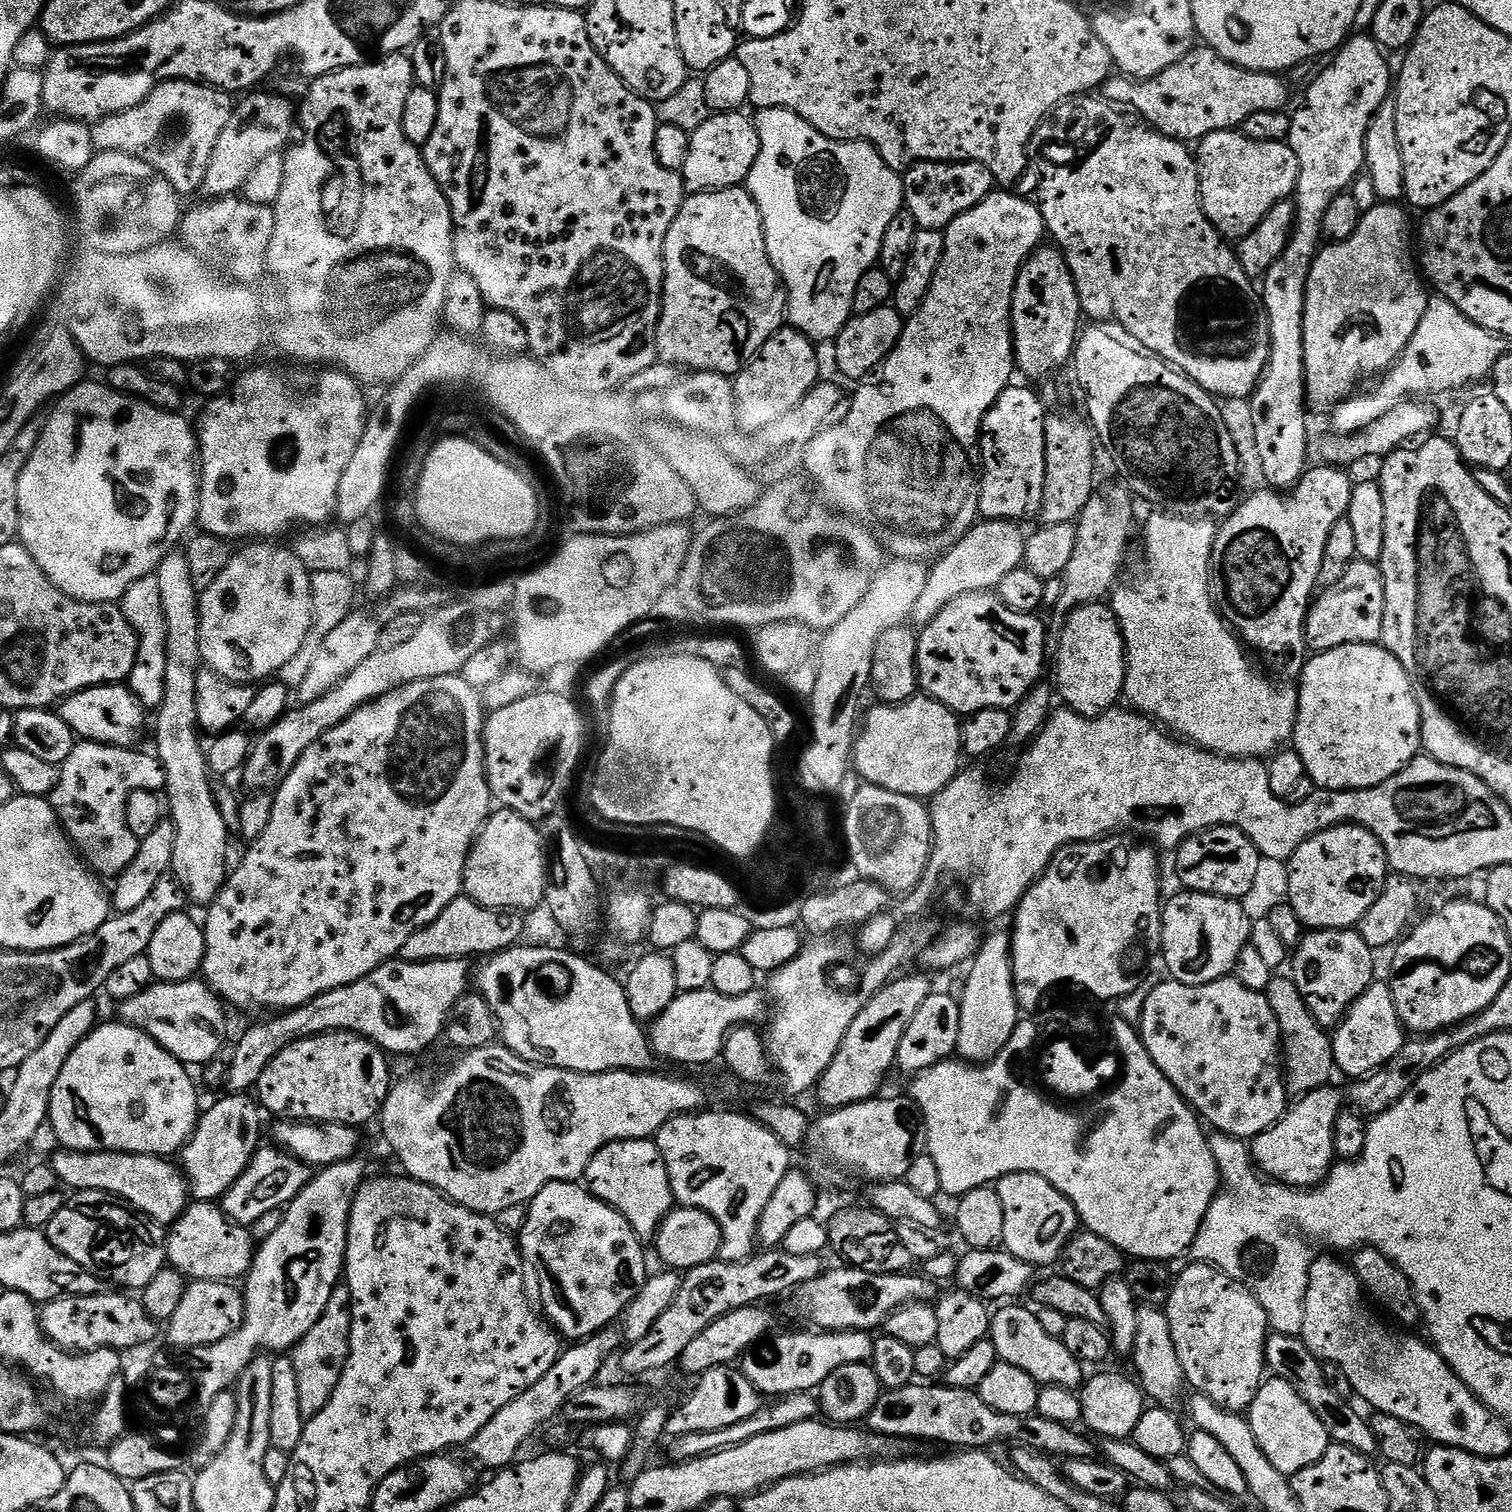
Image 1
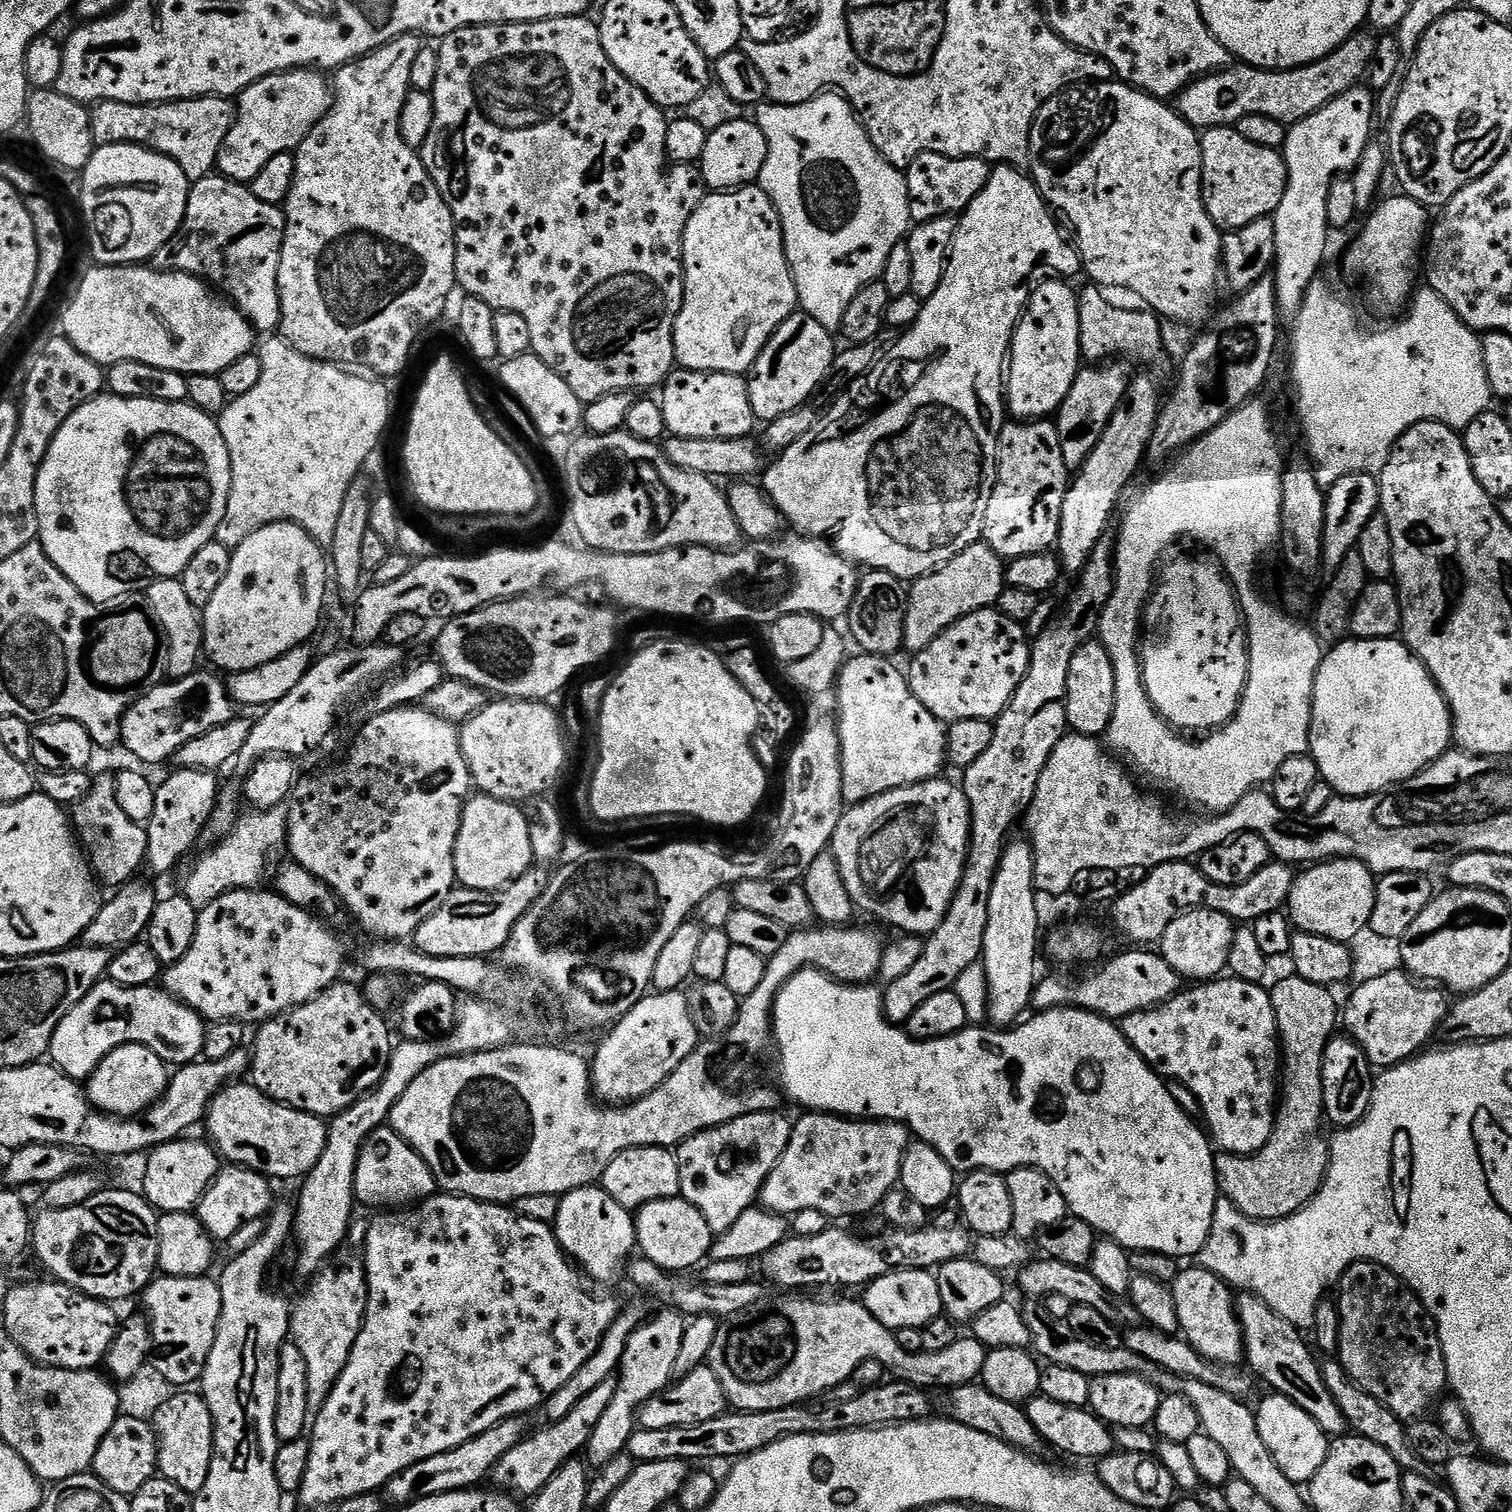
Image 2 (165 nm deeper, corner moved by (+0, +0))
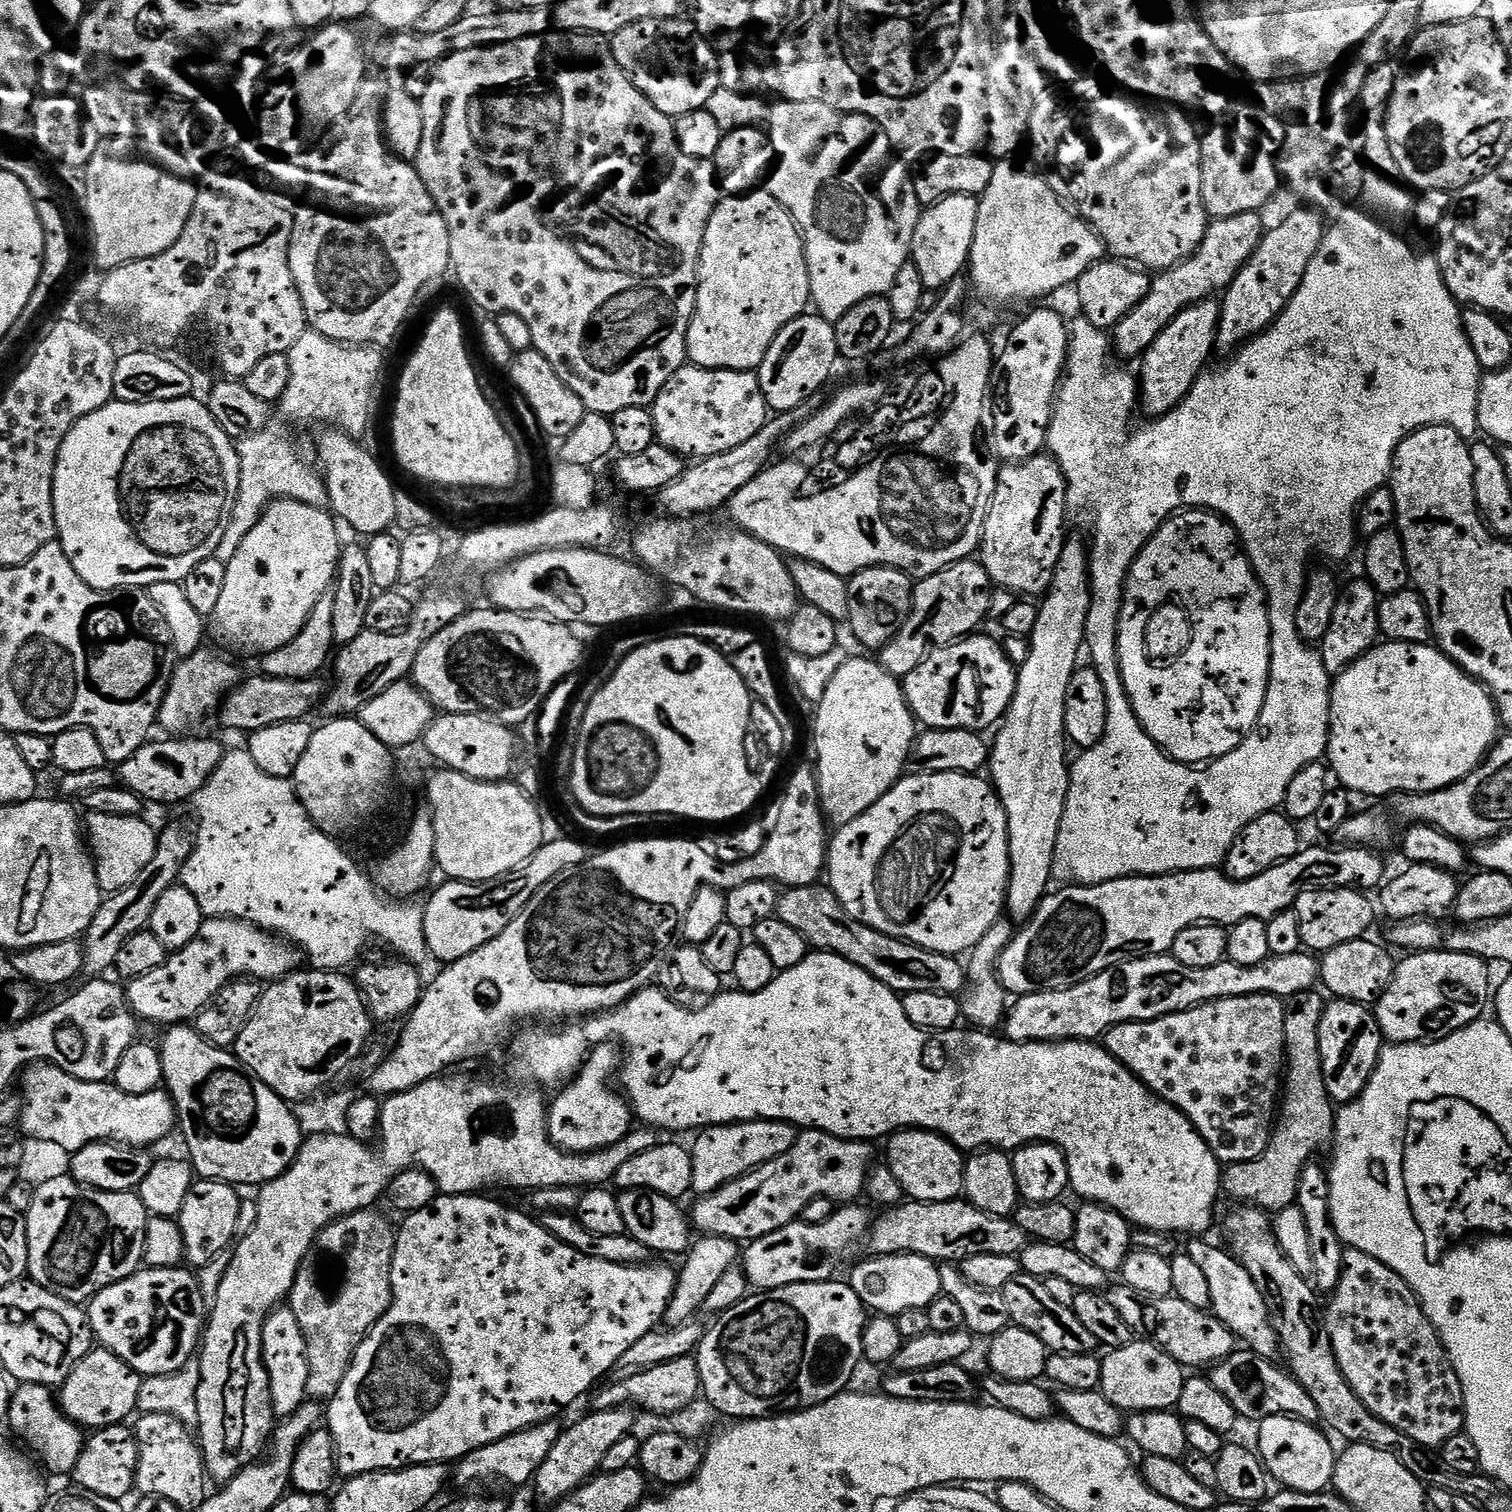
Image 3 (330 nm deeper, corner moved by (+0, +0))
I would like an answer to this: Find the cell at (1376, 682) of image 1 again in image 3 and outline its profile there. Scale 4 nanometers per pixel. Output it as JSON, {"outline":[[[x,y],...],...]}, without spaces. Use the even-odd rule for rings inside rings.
{"outline":[[[1397,640],[1377,643],[1375,648],[1370,649],[1365,656],[1358,658],[1349,668],[1331,681],[1328,694],[1328,701],[1326,701],[1328,710],[1326,763],[1331,775],[1335,779],[1336,776],[1340,779],[1337,780],[1339,787],[1352,794],[1361,792],[1364,796],[1392,796],[1395,792],[1400,792],[1399,794],[1423,794],[1449,788],[1451,784],[1458,783],[1462,778],[1469,776],[1475,768],[1480,767],[1485,756],[1492,751],[1492,745],[1496,743],[1498,733],[1502,728],[1500,717],[1496,714],[1496,703],[1492,701],[1492,695],[1489,694],[1487,688],[1479,680],[1466,675],[1445,652],[1441,652],[1431,643],[1407,644]]]}

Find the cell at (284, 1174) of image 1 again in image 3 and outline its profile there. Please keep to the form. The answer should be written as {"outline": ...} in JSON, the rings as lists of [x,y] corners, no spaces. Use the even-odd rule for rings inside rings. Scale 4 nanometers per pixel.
{"outline":[[[197,1179],[190,1194],[186,1194],[186,1202],[182,1202],[178,1223],[182,1230],[184,1258],[193,1269],[204,1268],[220,1250],[237,1239],[238,1210],[242,1196],[236,1192],[239,1191],[233,1185],[225,1184],[222,1180]]]}

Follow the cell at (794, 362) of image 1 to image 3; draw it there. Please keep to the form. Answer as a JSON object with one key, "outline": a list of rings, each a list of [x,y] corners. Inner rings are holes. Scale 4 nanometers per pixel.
{"outline":[[[805,314],[791,320],[774,338],[758,369],[762,394],[769,409],[779,414],[794,410],[799,404],[807,404],[809,398],[817,395],[821,391],[819,388],[827,382],[836,360],[838,353],[833,321],[824,320],[818,314]]]}

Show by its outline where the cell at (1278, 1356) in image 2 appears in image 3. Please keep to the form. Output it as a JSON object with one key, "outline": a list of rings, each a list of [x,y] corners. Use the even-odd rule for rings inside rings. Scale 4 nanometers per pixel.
{"outline":[[[1200,1238],[1189,1239],[1186,1255],[1198,1262],[1198,1266],[1202,1266],[1202,1274],[1206,1274],[1206,1283],[1210,1286],[1212,1315],[1219,1318],[1236,1335],[1237,1341],[1247,1351],[1257,1352],[1267,1360],[1276,1360],[1281,1351],[1280,1340],[1276,1337],[1276,1331],[1268,1315],[1266,1298],[1262,1298],[1258,1286],[1254,1286],[1250,1270],[1238,1263],[1227,1247],[1219,1248],[1216,1244],[1203,1244],[1202,1241]]]}

